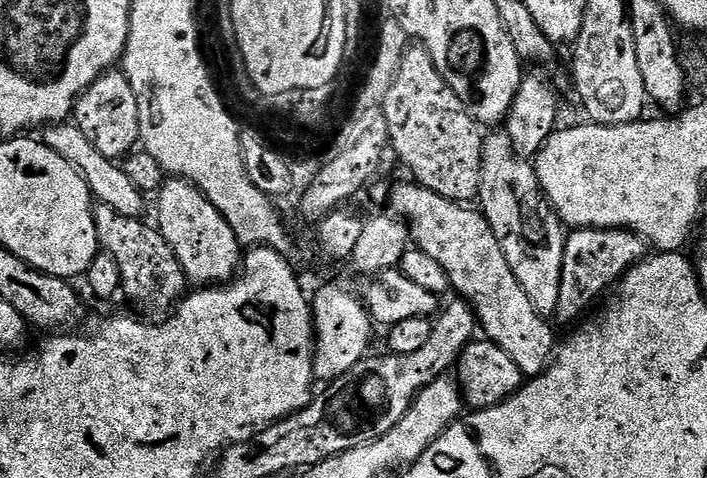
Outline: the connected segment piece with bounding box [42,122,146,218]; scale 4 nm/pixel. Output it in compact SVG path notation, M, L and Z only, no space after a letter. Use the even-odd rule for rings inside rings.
M61 122L45 127L43 132L44 144L50 146L50 150L62 154L62 158L66 158L66 162L73 164L84 175L88 188L99 203L109 204L123 216L140 218L145 215L143 213L145 193L140 192L138 186L130 180L130 174L126 174L117 161L106 158L106 154L98 151L94 142L90 142L90 138L86 138L86 134L82 134L78 125L74 122Z

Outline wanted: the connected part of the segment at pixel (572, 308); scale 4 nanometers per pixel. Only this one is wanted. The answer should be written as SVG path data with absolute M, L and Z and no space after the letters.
M577 228L569 231L564 241L562 290L558 290L555 323L575 325L585 315L583 312L600 295L603 297L609 290L615 289L621 278L645 255L646 241L626 228Z

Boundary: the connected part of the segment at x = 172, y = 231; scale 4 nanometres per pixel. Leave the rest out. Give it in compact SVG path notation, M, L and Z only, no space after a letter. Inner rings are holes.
M179 178L165 179L158 199L160 201L156 204L155 227L160 229L162 238L170 242L170 250L174 250L189 281L196 286L224 286L235 280L242 268L242 251L240 252L242 237L233 230L230 222L226 222L226 218L216 209L214 202L210 202L210 198L206 198L206 194L194 187L190 181Z

